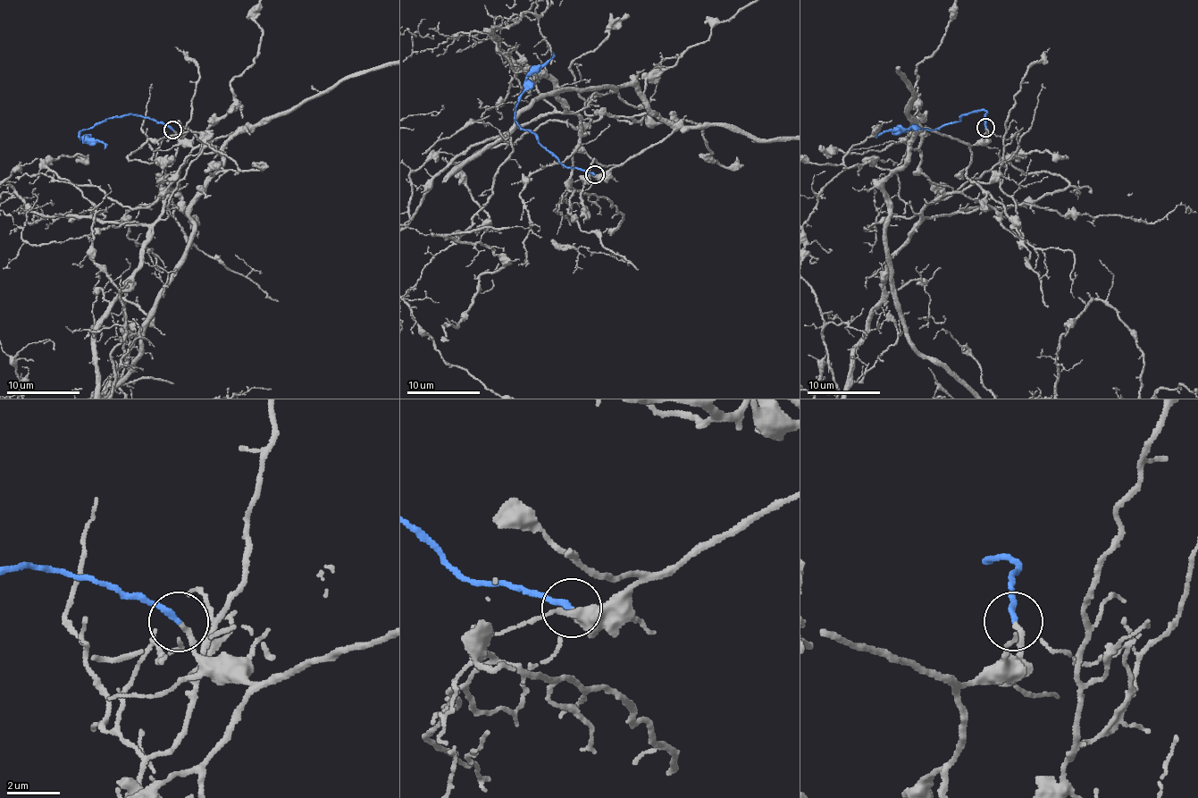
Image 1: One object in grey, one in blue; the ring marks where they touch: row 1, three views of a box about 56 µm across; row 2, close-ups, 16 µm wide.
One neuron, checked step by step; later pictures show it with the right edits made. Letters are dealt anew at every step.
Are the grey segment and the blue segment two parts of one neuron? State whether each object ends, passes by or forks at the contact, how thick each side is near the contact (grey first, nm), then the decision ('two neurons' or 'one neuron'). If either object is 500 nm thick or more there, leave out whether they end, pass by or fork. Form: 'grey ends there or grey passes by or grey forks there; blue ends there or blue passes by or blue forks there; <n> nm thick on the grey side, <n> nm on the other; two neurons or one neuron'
grey passes by; blue ends there; 160 nm thick on the grey side, 240 nm on the other; one neuron

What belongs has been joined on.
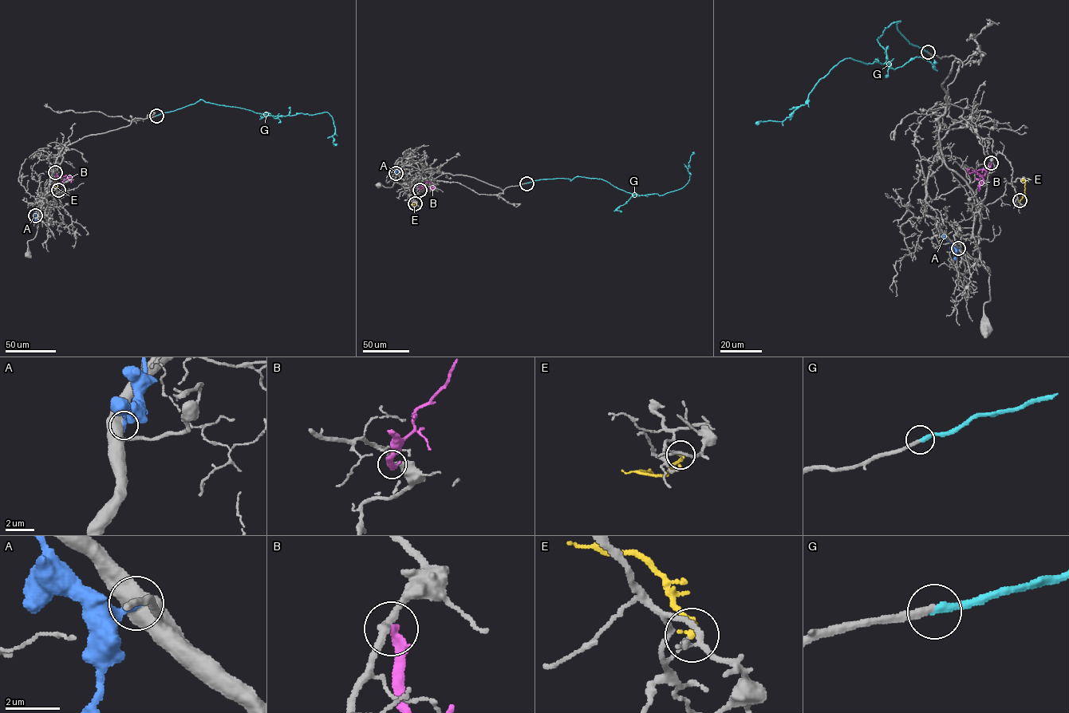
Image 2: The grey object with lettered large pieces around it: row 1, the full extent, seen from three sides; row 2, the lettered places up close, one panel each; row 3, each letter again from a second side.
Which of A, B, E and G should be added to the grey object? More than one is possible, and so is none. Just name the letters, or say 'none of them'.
G

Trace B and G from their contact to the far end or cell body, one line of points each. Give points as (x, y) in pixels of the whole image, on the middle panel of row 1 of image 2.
B: (420, 190), (421, 186), (431, 190)
G: (526, 183), (584, 177), (601, 179), (635, 194), (663, 195), (686, 185), (691, 175), (688, 163), (694, 151)

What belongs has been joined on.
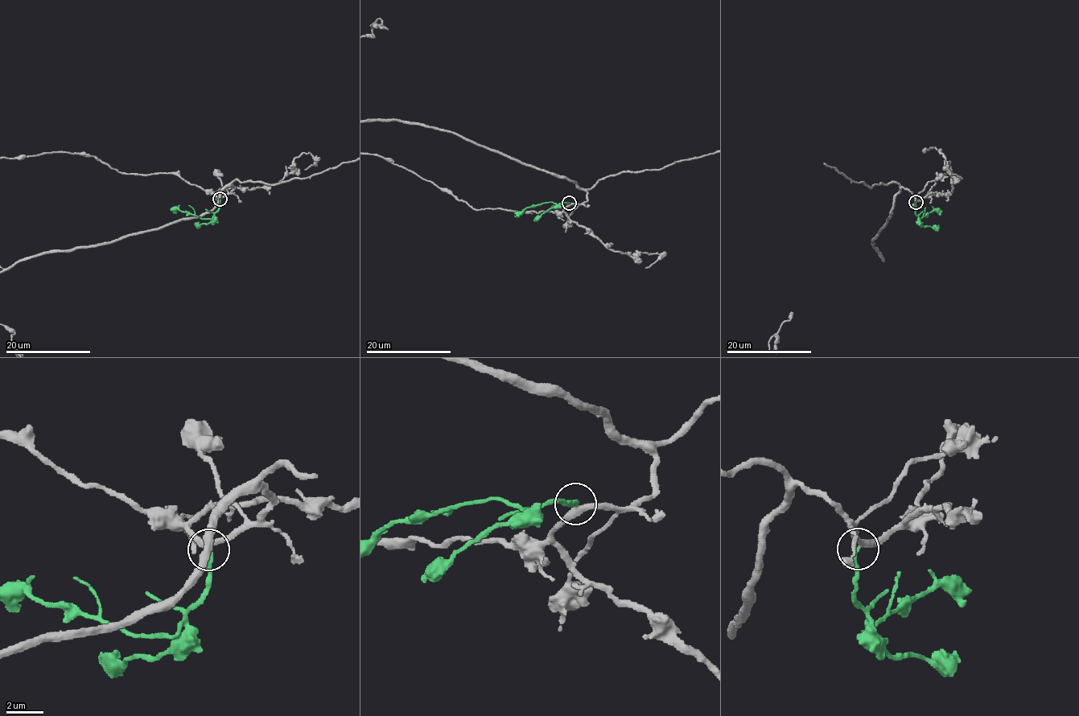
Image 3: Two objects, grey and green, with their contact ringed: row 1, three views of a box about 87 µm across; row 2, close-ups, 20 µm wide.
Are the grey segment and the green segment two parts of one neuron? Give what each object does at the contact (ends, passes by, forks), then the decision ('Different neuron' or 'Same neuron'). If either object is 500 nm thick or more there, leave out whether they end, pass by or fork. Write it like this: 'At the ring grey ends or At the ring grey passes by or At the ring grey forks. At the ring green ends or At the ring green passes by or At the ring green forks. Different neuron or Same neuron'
At the ring grey passes by. At the ring green ends. Same neuron

